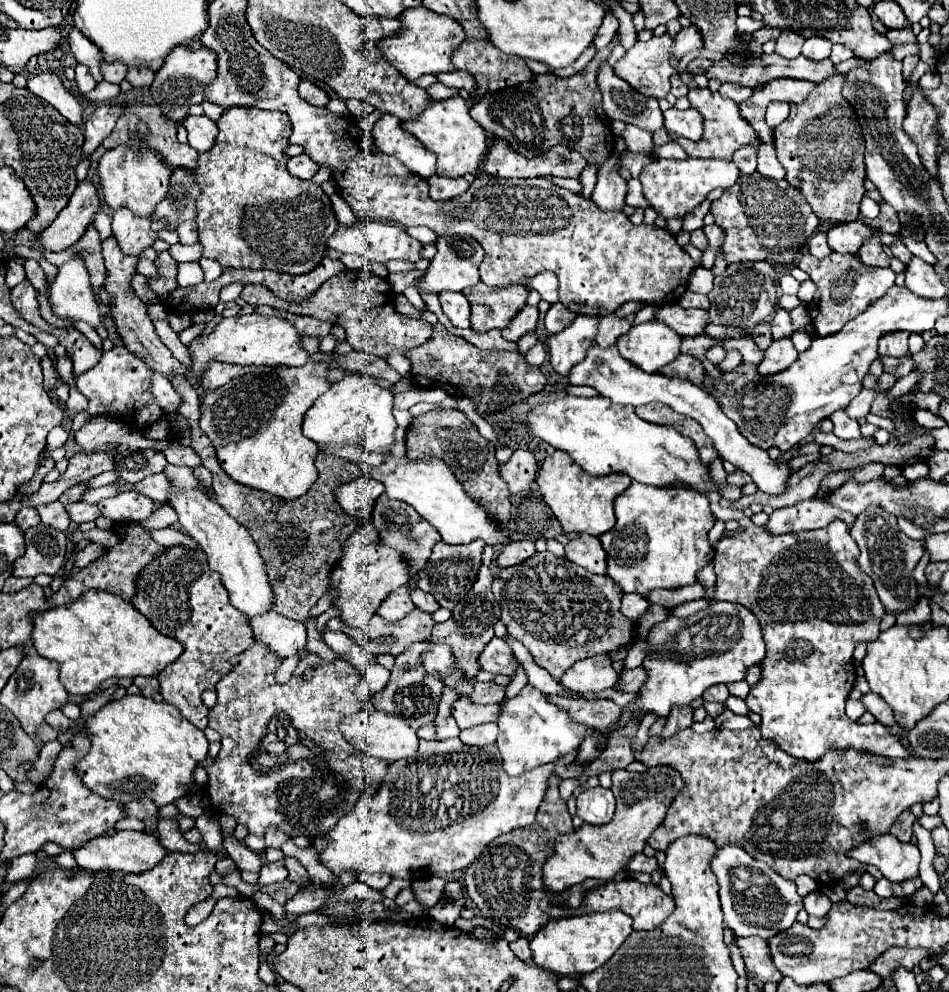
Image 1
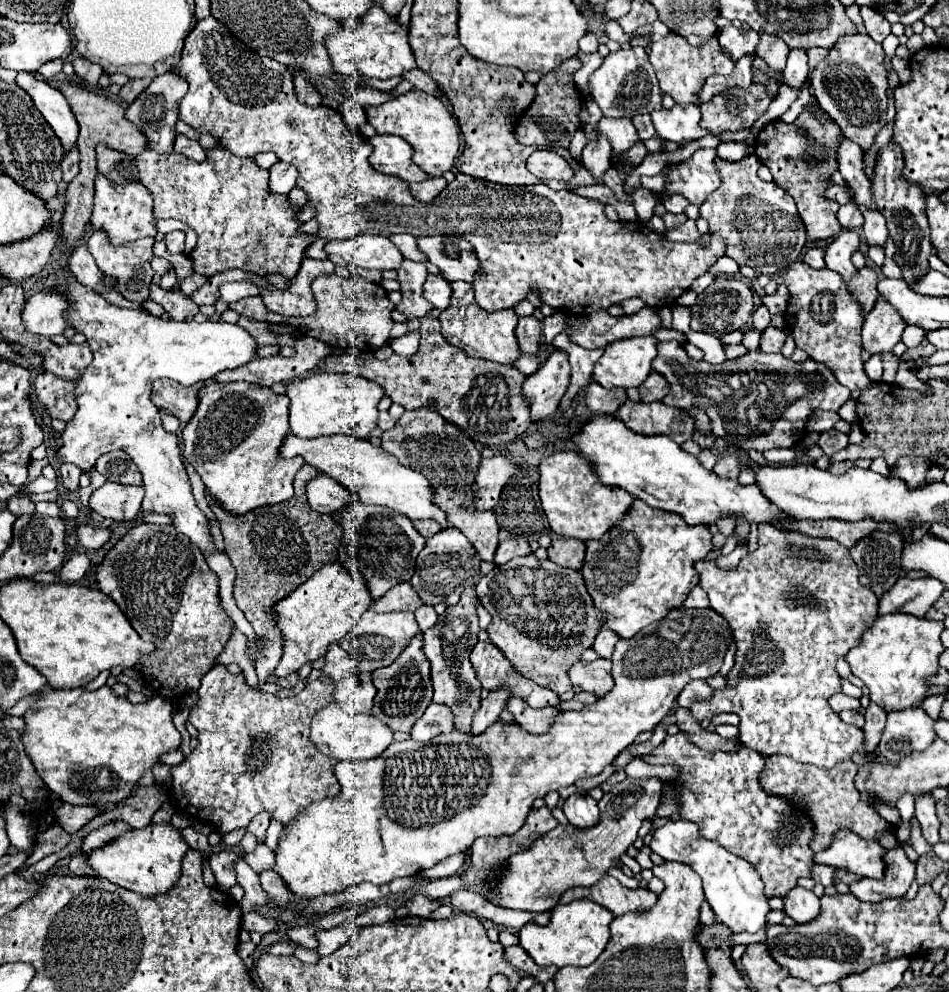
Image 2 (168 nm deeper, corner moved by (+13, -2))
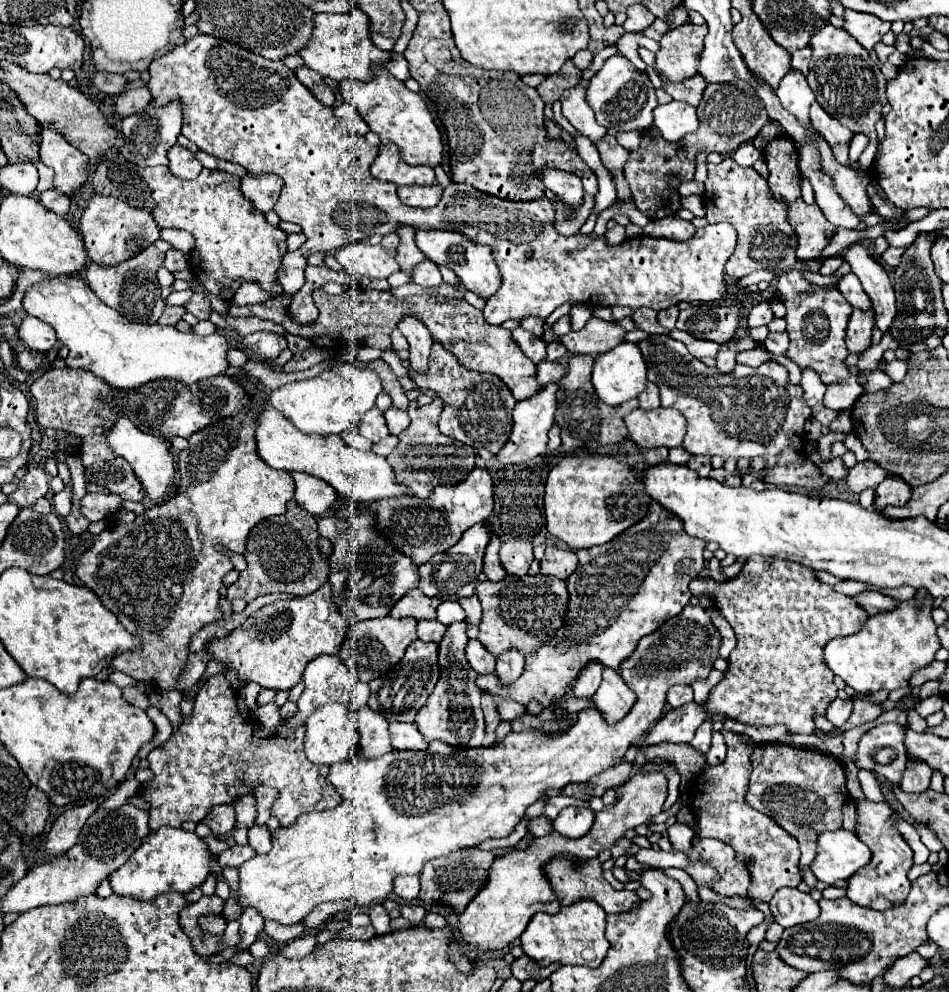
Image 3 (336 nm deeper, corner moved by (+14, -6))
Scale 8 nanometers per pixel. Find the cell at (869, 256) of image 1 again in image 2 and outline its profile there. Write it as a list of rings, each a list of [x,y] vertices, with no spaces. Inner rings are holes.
[[[864,267],[860,269],[850,285],[848,285],[848,291],[850,295],[854,295],[854,299],[858,299],[858,303],[862,303],[862,317],[874,307],[876,303],[876,297],[878,297],[878,291],[876,291],[876,285],[878,285],[878,273],[870,267]]]

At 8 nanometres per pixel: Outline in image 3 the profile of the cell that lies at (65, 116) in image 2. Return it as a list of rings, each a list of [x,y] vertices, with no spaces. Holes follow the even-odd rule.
[[[41,127],[41,161],[55,171],[55,187],[69,197],[89,179],[87,155],[51,127]]]

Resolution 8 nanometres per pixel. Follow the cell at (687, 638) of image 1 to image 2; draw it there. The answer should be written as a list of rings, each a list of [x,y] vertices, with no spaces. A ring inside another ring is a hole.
[[[672,609],[664,619],[650,623],[648,627],[644,627],[634,639],[626,639],[626,641],[618,641],[612,653],[612,675],[614,675],[614,689],[610,691],[610,695],[606,695],[604,699],[600,699],[594,705],[588,705],[586,709],[580,711],[562,711],[556,715],[554,723],[550,725],[548,733],[544,735],[532,735],[528,731],[524,731],[516,721],[512,723],[504,723],[504,721],[496,721],[492,723],[482,735],[464,735],[458,731],[452,731],[448,735],[438,735],[426,743],[418,743],[414,739],[408,741],[394,741],[390,743],[390,747],[376,759],[368,759],[368,761],[338,761],[334,767],[334,775],[340,781],[340,793],[334,799],[328,801],[318,801],[312,803],[310,807],[306,807],[306,811],[302,811],[302,815],[296,815],[294,821],[290,821],[284,829],[282,835],[278,839],[278,849],[276,849],[276,865],[272,867],[272,871],[276,871],[282,881],[286,883],[286,887],[296,895],[296,897],[306,897],[306,899],[314,899],[318,895],[330,895],[330,893],[342,893],[350,887],[356,887],[360,883],[372,883],[372,885],[388,885],[390,881],[398,879],[398,877],[410,877],[416,875],[420,871],[426,871],[430,867],[434,867],[436,863],[444,861],[450,855],[456,855],[460,851],[466,851],[472,847],[474,839],[482,837],[482,835],[492,835],[492,837],[500,837],[500,835],[514,835],[526,821],[530,807],[534,803],[534,799],[544,797],[548,791],[556,791],[560,787],[570,787],[576,779],[582,777],[594,777],[598,773],[602,773],[602,769],[606,765],[610,765],[614,761],[614,757],[624,751],[626,747],[632,745],[632,741],[636,739],[638,733],[642,731],[652,731],[664,717],[666,713],[672,709],[678,691],[682,691],[682,687],[692,681],[692,679],[708,679],[712,675],[718,673],[724,653],[728,649],[732,635],[730,635],[730,627],[728,623],[712,609]]]

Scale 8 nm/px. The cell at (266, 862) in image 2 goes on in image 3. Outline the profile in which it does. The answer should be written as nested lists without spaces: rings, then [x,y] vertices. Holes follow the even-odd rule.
[[[253,825],[253,827],[249,829],[249,845],[251,845],[259,855],[269,853],[269,851],[271,851],[271,833],[269,833],[269,829],[267,829],[265,825],[261,825],[261,827]]]

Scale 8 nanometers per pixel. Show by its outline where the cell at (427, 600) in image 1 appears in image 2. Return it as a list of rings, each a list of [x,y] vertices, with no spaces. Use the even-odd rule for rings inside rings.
[[[424,605],[424,607],[418,609],[414,615],[416,615],[416,621],[418,621],[420,631],[426,631],[426,629],[434,627],[434,623],[436,623],[436,619],[438,619],[434,607],[430,607],[430,605]]]

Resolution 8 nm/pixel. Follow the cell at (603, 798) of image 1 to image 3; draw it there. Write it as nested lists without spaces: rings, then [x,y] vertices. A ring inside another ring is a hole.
[[[565,807],[553,821],[553,827],[565,837],[583,837],[593,827],[595,813],[587,807]]]

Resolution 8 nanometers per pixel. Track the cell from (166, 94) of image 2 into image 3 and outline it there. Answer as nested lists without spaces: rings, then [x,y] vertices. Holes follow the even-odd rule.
[[[175,99],[163,107],[157,107],[153,103],[147,105],[145,111],[137,115],[129,115],[123,119],[123,135],[125,145],[121,149],[121,157],[135,163],[137,167],[149,167],[149,165],[167,165],[167,151],[177,143],[177,135],[181,133],[181,103]]]

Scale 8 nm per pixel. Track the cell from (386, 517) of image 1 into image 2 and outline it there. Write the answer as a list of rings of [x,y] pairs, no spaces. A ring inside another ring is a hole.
[[[354,501],[348,505],[340,515],[340,525],[344,527],[344,537],[338,547],[338,561],[348,571],[358,571],[362,579],[368,585],[368,591],[372,595],[372,605],[394,585],[408,581],[414,575],[416,557],[422,551],[426,539],[418,535],[418,531],[412,527],[410,519],[404,515],[398,515],[386,507],[378,505],[364,505],[360,501]]]

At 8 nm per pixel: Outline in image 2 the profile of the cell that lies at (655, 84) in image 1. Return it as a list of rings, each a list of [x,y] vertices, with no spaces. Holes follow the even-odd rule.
[[[630,47],[610,53],[604,59],[604,63],[590,75],[588,85],[592,99],[598,103],[598,107],[606,117],[620,119],[662,109],[662,91],[658,87],[654,69],[648,61],[648,53],[642,47]]]

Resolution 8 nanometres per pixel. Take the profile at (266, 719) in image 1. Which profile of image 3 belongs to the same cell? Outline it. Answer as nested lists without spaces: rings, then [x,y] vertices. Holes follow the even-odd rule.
[[[223,673],[211,675],[203,689],[199,691],[193,713],[189,719],[183,721],[177,733],[169,737],[167,743],[153,749],[149,753],[149,763],[153,771],[153,781],[141,785],[141,795],[151,803],[151,829],[159,829],[163,825],[181,827],[183,821],[203,821],[213,807],[217,805],[235,805],[247,795],[255,795],[255,789],[259,785],[267,785],[277,789],[277,799],[273,801],[271,813],[279,819],[283,827],[289,827],[299,815],[307,811],[321,811],[321,809],[333,809],[339,805],[339,795],[333,789],[333,785],[327,781],[329,767],[327,765],[315,765],[305,759],[303,753],[303,737],[305,737],[305,725],[291,727],[289,723],[279,723],[277,727],[265,727],[257,721],[251,721],[247,717],[241,717],[237,709],[237,693],[231,689],[229,681]]]

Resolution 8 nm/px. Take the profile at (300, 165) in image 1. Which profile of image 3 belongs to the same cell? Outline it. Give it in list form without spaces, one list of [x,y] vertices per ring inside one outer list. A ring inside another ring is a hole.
[[[247,175],[241,179],[241,191],[263,213],[271,211],[281,195],[281,179],[277,175]]]

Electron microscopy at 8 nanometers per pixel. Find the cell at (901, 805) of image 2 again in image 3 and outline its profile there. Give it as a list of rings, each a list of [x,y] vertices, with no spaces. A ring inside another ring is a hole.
[[[883,723],[869,729],[859,741],[855,763],[861,769],[883,775],[893,787],[899,787],[907,765],[905,733],[907,727],[899,723]]]

